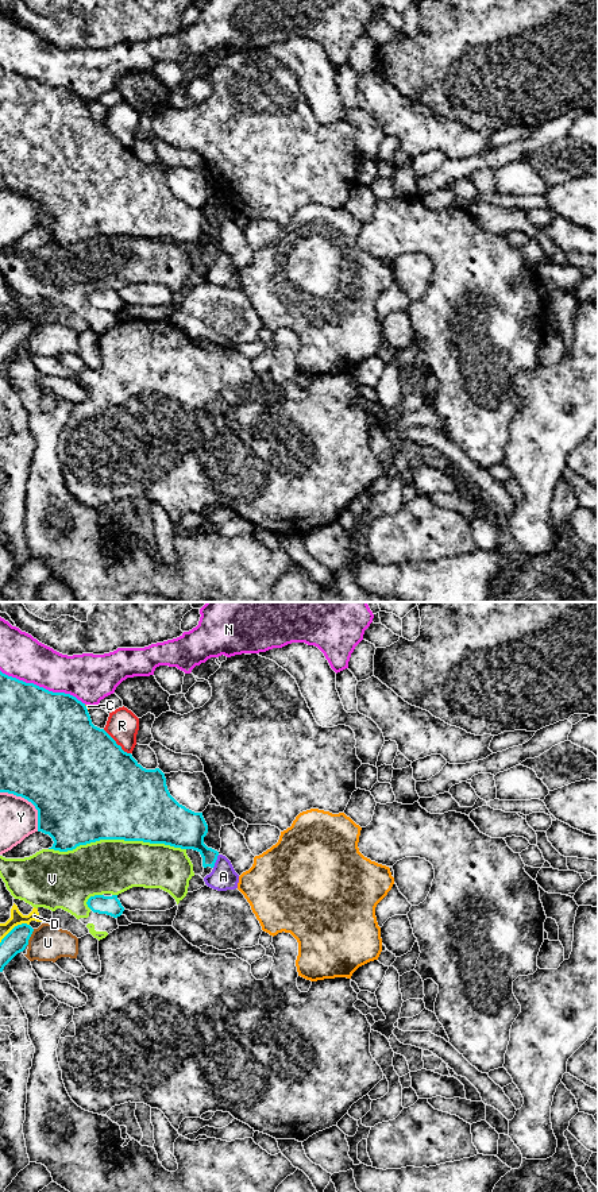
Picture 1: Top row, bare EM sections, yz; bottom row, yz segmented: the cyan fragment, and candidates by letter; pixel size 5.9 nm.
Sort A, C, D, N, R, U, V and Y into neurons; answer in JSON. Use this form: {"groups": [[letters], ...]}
{"groups": [["A"], ["C"], ["D"], ["N"], ["R"], ["U"], ["V"], ["Y"]]}

